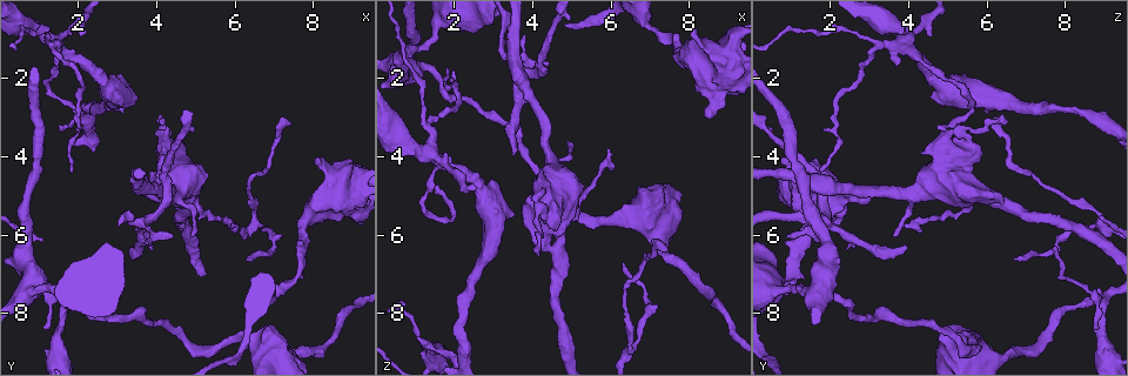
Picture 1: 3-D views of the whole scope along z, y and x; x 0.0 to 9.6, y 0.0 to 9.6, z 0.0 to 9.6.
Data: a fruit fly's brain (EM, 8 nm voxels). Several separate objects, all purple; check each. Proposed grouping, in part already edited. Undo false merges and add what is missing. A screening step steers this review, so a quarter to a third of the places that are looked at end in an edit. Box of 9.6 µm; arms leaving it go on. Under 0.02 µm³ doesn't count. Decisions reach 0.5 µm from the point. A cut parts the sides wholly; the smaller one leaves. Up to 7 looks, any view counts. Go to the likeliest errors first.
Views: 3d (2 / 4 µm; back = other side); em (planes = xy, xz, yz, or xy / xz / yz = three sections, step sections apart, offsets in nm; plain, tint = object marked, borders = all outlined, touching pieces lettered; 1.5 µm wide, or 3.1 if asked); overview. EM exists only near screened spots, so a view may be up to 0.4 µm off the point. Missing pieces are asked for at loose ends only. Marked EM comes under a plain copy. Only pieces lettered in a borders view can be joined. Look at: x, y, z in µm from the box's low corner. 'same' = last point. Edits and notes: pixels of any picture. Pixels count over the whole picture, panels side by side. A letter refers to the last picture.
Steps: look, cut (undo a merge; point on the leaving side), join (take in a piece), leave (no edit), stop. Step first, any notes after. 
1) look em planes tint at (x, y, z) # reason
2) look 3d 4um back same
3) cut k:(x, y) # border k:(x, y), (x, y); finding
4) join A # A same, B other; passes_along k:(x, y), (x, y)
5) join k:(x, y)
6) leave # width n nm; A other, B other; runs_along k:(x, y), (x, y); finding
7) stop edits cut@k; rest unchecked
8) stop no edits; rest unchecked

look 3d 4um at (3.45, 6.30, 3.90) # an open end

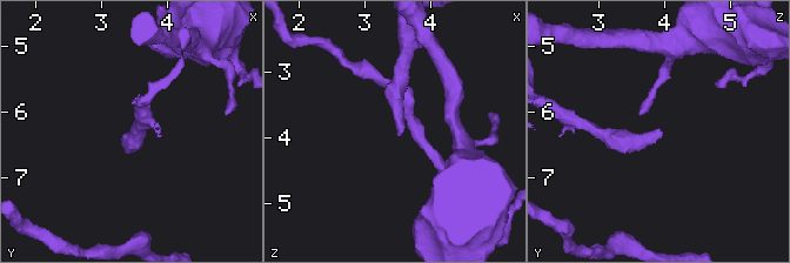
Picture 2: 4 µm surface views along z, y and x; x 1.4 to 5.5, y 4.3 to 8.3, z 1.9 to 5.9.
look em planes borders at (3.50, 6.35, 3.95) # now the EM

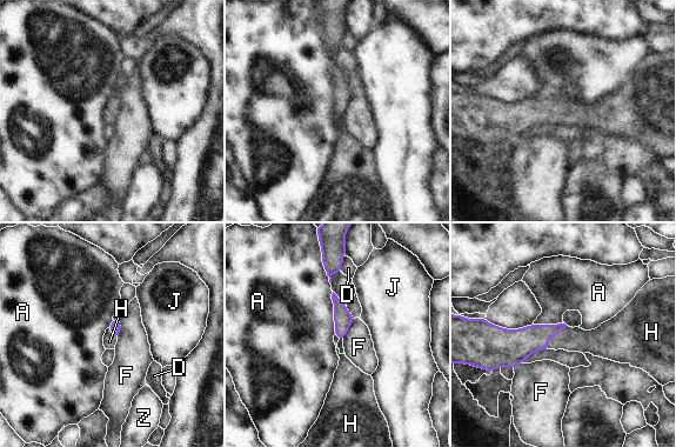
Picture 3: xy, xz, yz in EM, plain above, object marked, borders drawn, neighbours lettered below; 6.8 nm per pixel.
join H # A other, D other, F other, H same, J other, Z other; passes_along 3:(519, 345), (553, 337), (576, 339); the neuron continues

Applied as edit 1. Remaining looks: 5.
look overview

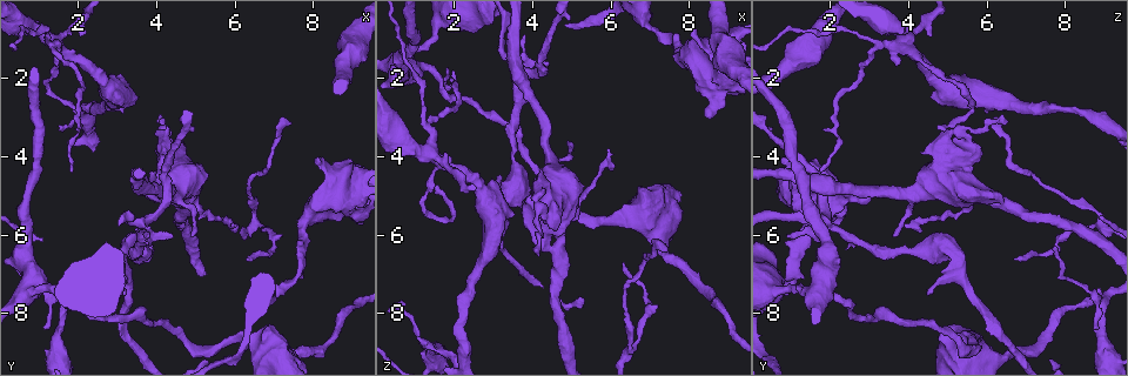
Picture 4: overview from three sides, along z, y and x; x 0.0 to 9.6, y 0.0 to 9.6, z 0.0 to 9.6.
look 3d 2um at (0.65, 6.30, 7.70) # free end

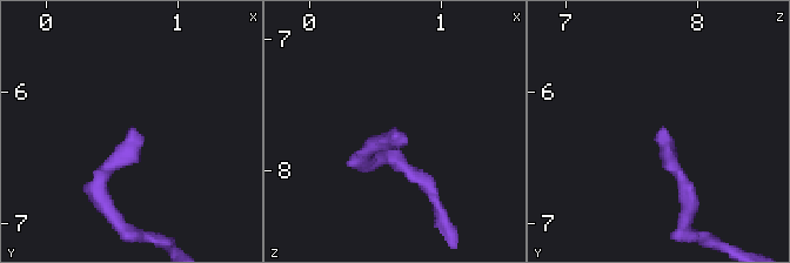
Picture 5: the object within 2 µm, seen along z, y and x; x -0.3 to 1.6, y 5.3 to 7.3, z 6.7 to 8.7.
look em planes borders at (0.64, 6.28, 7.74)

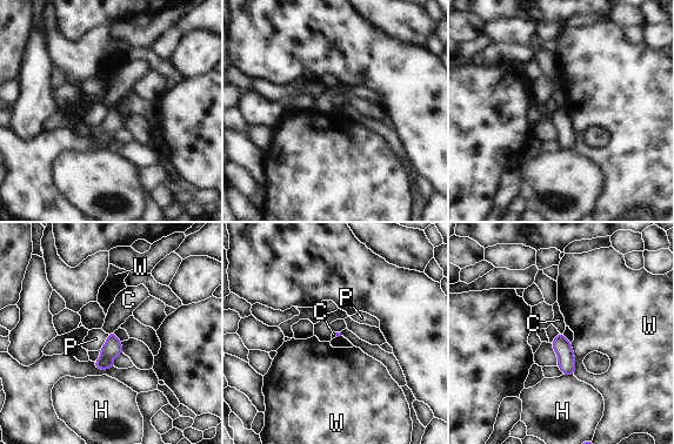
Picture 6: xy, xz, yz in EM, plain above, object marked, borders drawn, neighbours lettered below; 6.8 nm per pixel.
leave # C other, H other, P other, W other; border 6:(113, 331), (108, 334); no lettered piece goes on from it

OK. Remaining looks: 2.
look em planes borders at (7.50, 7.20, 1.00) # thick turns thin

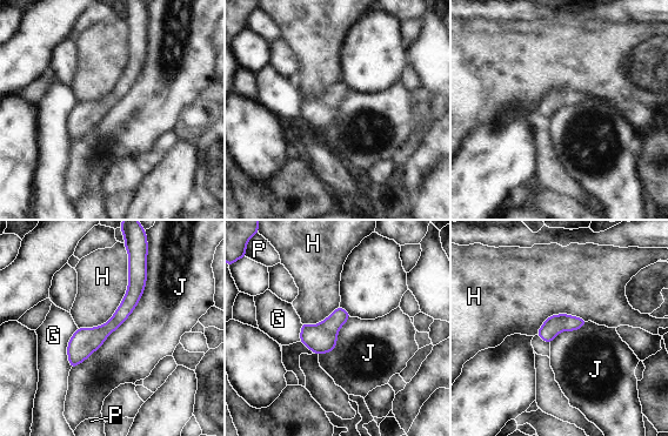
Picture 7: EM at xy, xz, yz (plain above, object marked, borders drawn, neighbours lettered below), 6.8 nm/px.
leave # width 140 nm; G other, H other, J other, P other; border 7:(147, 259), (133, 312), (71, 369); one neuron here

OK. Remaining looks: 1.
stop edits join@3; rest unchecked

